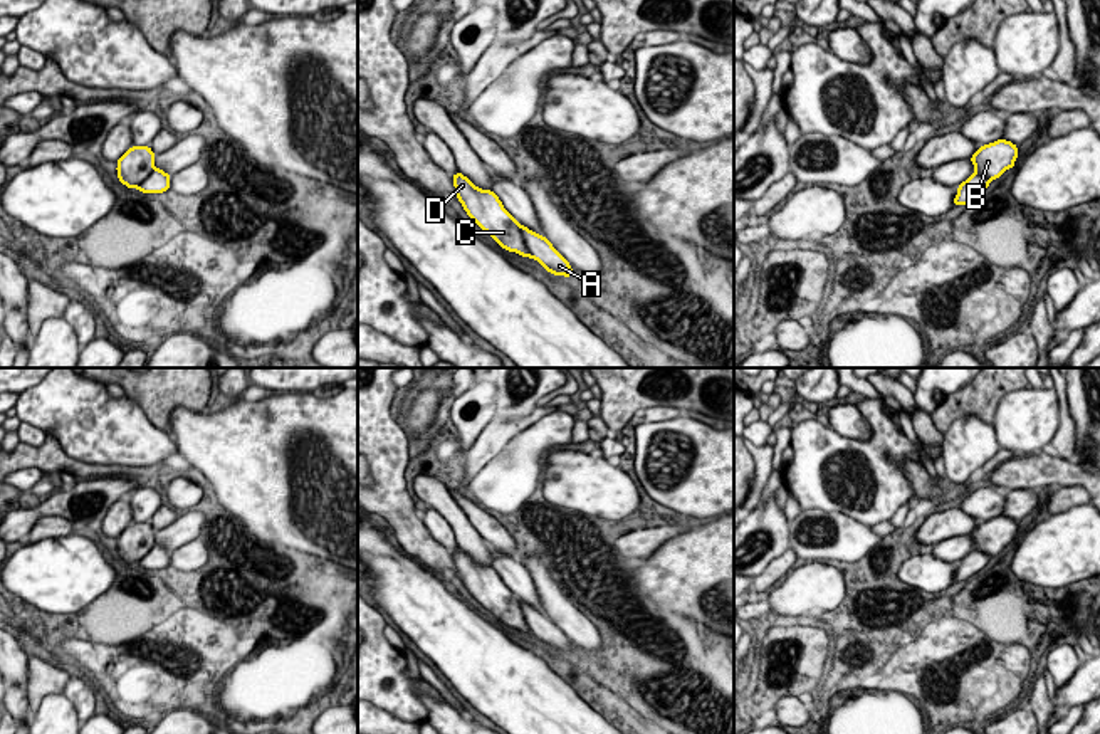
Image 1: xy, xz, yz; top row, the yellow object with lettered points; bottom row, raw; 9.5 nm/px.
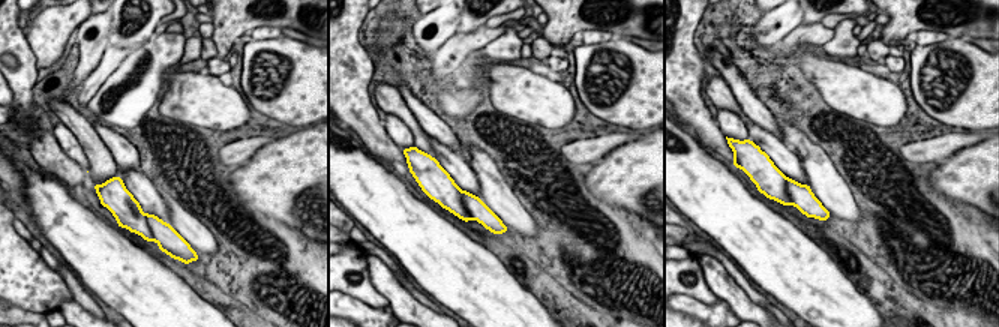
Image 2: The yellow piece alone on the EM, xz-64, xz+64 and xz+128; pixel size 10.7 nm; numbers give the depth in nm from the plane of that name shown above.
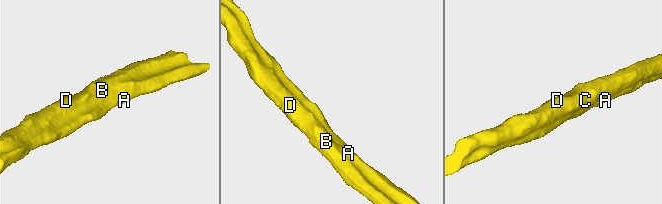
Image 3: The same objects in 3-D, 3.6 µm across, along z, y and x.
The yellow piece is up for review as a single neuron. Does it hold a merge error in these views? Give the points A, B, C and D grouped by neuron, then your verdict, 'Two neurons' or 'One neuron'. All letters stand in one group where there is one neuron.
Groups: A / B C D. Two neurons

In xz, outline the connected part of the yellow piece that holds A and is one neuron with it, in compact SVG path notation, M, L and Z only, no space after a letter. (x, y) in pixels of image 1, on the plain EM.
M521 601L521 608L531 633L537 637L546 645L546 648L551 648L558 653L571 653L573 645L569 638L553 623L546 613L529 606L524 601Z

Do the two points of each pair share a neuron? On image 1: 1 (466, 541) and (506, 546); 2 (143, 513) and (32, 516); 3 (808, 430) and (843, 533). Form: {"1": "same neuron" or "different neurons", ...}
{"1": "different neurons", "2": "different neurons", "3": "different neurons"}

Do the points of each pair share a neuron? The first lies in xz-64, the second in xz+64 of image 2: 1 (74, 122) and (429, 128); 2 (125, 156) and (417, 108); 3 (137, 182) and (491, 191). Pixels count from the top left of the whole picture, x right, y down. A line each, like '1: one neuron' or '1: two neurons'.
1: two neurons
2: one neuron
3: two neurons

